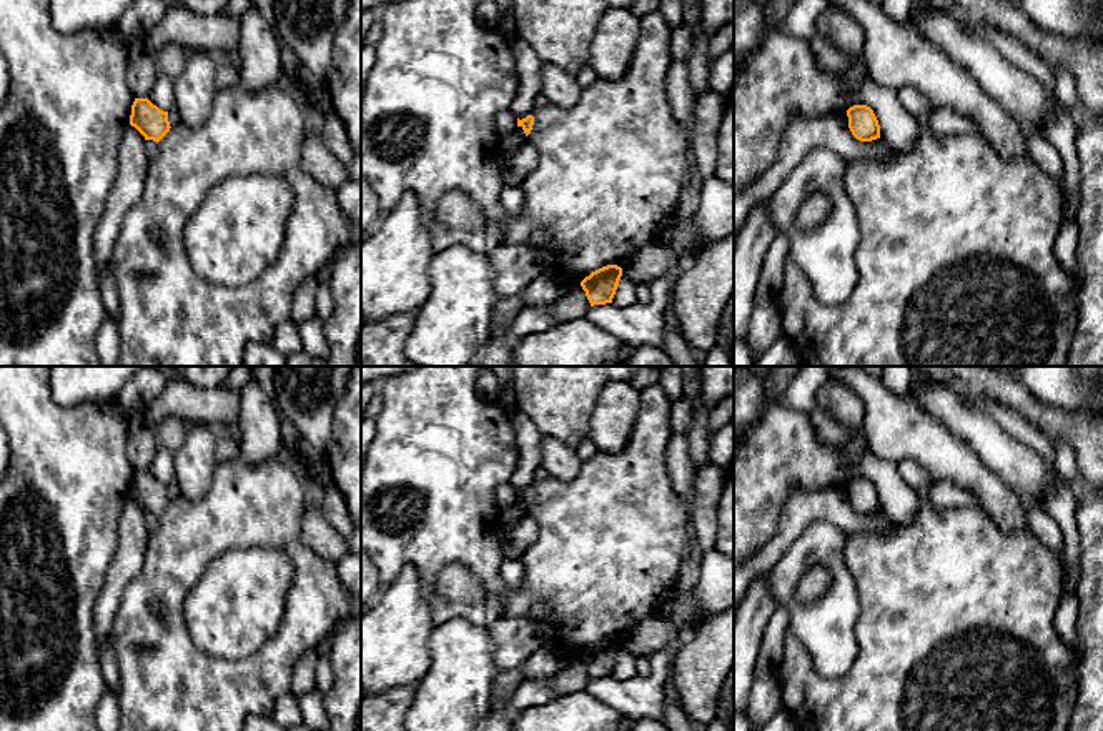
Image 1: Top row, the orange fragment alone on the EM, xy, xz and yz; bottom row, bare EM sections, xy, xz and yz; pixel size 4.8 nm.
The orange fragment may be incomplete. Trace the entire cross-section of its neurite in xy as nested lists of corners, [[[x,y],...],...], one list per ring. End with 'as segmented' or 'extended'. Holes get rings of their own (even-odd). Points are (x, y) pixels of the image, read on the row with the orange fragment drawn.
[[[135,98],[131,105],[130,125],[135,127],[145,140],[160,142],[170,132],[168,112],[160,110],[148,98]]] | as segmented

